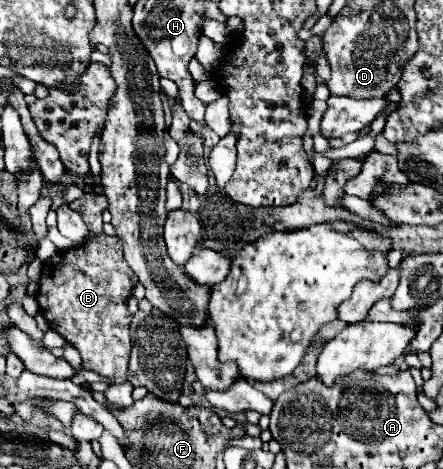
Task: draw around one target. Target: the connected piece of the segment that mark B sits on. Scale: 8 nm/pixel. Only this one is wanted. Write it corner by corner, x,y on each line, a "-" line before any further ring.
84,194
82,198
70,202
70,208
82,214
88,230
100,234
100,240
58,252
44,262
38,304
52,330
56,330
80,352
84,370
92,370
112,384
120,384
126,382
130,356
128,328
132,314
126,308
126,300
130,298
138,278
130,272
130,266
124,260
122,242
102,232
102,212
106,206
108,202
102,194

